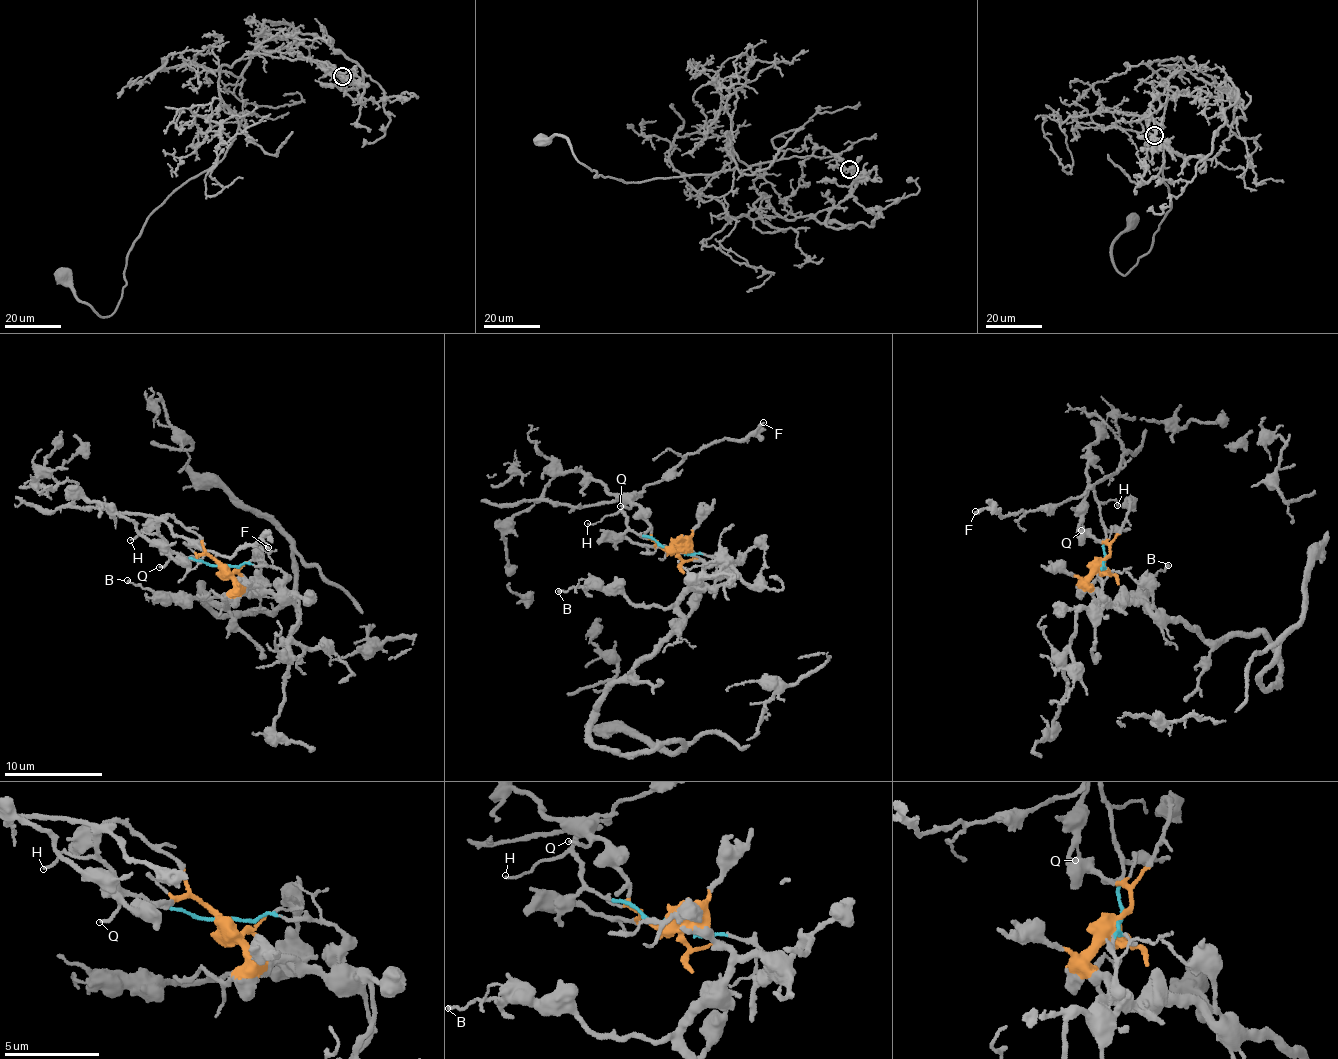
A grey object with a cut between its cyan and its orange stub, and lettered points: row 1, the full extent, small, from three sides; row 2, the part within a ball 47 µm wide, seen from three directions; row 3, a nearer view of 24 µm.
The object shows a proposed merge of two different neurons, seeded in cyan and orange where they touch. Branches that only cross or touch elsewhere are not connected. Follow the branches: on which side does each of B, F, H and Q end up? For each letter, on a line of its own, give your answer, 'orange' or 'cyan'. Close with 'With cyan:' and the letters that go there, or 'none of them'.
B: orange
F: cyan
H: cyan
Q: orange
With cyan: F, H

